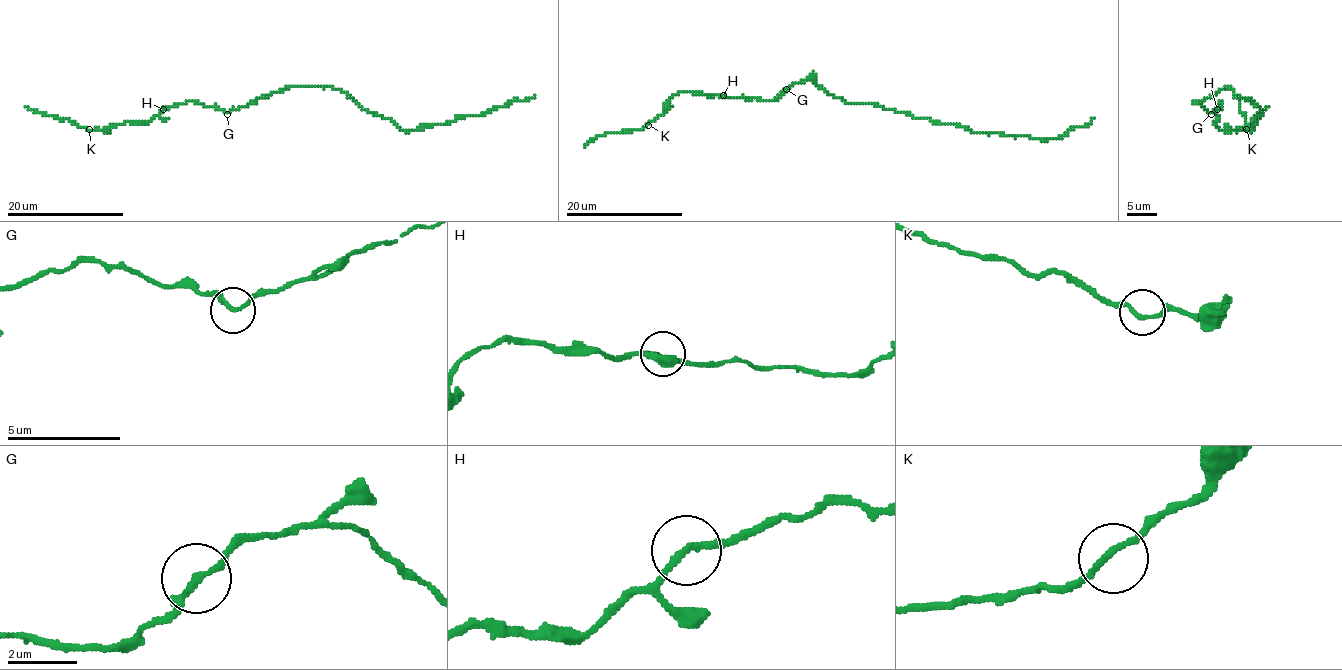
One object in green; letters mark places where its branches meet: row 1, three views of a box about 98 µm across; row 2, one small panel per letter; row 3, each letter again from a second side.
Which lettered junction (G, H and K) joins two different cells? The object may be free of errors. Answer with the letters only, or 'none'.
none

